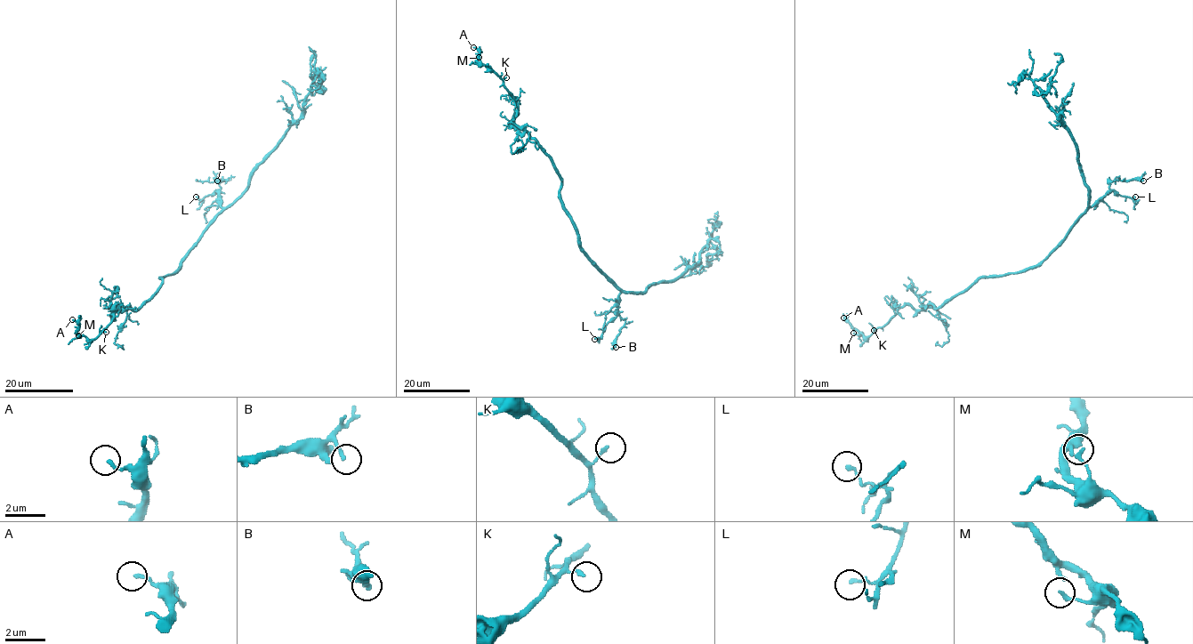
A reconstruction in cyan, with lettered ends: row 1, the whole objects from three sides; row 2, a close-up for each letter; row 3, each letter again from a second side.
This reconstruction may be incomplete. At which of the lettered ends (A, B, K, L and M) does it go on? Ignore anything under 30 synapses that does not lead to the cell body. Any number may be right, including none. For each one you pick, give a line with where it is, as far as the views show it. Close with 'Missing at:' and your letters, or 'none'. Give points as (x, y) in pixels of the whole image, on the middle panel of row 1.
Missing at: none

